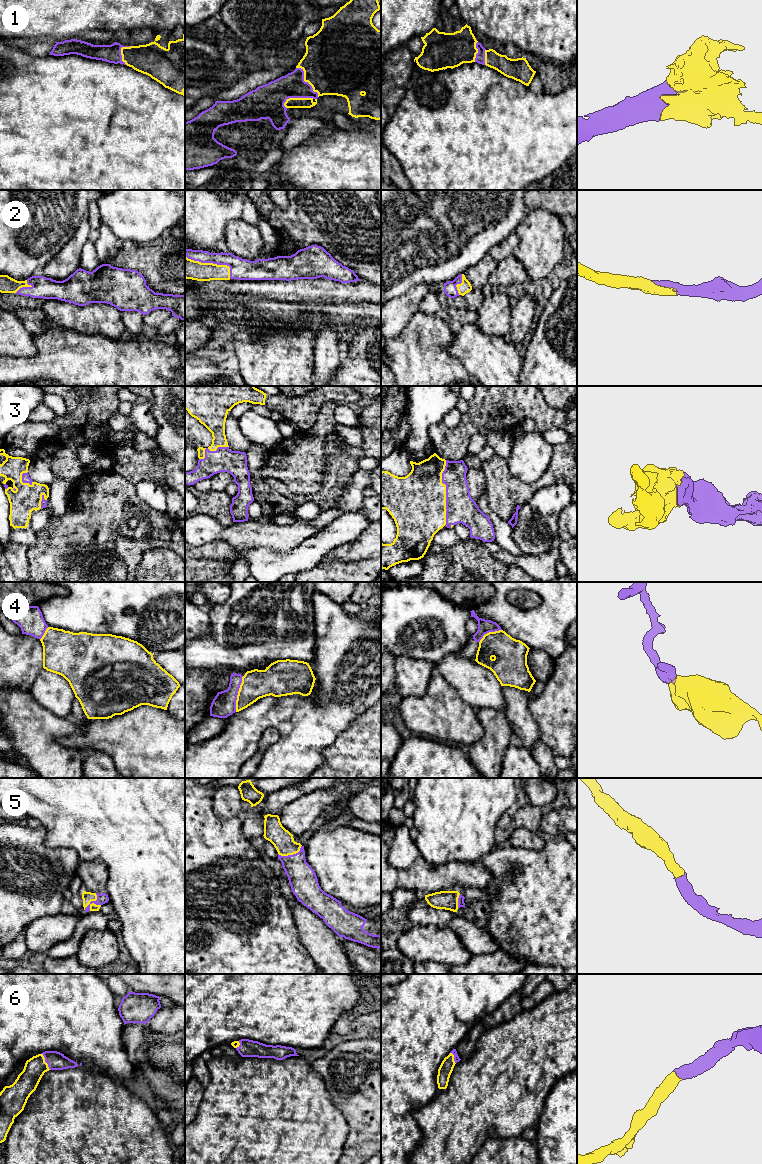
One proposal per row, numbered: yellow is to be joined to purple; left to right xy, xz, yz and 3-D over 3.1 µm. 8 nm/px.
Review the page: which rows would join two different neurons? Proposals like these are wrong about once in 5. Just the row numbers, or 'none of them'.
4

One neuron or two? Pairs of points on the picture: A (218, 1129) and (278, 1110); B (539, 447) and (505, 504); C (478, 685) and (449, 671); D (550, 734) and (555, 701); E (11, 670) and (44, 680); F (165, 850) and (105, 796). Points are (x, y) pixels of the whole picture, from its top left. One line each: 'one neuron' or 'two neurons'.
A: one neuron
B: two neurons
C: one neuron
D: one neuron
E: two neurons
F: one neuron

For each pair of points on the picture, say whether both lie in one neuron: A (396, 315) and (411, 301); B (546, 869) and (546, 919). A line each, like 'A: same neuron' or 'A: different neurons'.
A: same neuron
B: same neuron

